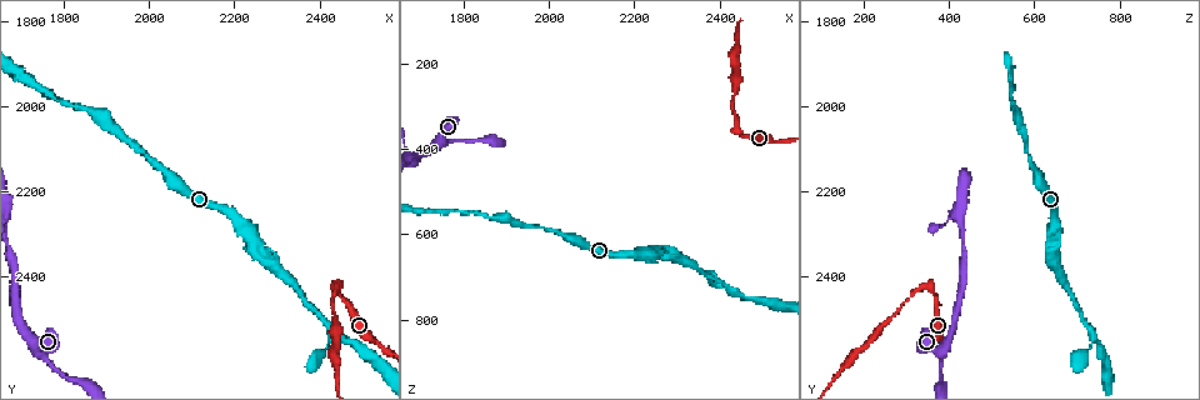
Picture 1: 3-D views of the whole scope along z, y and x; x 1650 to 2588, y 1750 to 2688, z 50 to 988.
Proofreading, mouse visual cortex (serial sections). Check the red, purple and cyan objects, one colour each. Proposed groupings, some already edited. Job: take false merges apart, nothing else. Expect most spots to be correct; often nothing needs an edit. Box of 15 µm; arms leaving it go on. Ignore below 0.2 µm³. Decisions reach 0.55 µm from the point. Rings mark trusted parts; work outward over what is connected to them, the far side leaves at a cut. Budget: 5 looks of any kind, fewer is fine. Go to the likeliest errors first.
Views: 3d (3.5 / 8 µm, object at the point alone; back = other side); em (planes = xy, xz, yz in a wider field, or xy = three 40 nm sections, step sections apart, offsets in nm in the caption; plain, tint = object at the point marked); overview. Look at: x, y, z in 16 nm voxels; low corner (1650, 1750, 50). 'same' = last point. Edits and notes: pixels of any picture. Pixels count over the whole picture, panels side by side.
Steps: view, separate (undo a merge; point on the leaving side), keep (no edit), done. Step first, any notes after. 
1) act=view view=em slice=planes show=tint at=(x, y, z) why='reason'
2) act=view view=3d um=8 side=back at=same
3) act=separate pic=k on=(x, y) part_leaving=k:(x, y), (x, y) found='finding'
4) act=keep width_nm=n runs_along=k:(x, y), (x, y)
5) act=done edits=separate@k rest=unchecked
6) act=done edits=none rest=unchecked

act=view view=3d um=3.5 at=(2435, 2530, 740) why='arms part here'

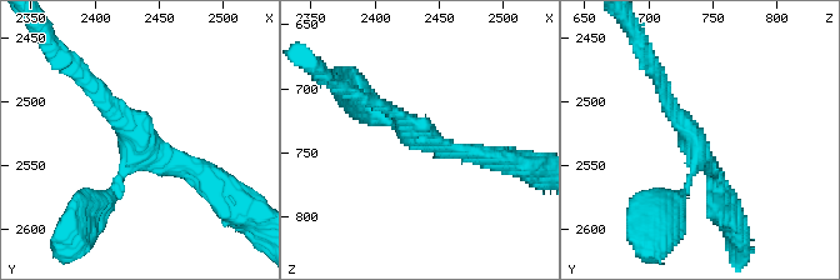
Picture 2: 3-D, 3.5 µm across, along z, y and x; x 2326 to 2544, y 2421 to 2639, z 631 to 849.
act=view view=em slice=xy step=1 show=tint at=(2436, 2534, 734)

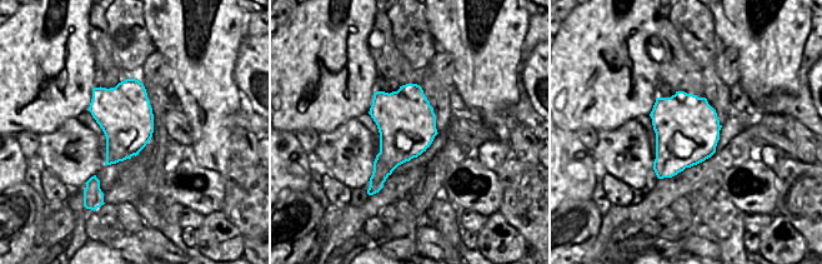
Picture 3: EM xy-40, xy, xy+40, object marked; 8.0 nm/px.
act=keep runs_along=2:(89, 84), (158, 164), (208, 180) found='all the same cell'

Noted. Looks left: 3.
act=view view=3d um=3.5 at=(2455, 2445, 375)

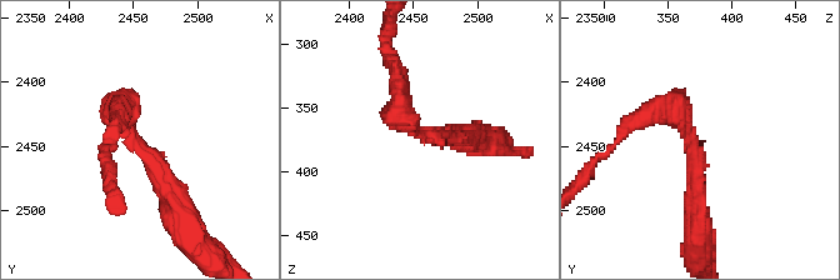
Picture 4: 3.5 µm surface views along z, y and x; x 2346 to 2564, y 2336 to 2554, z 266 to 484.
act=view view=em slice=xy step=3 show=tint at=(2454, 2444, 370) arm_widths_nm=250,250

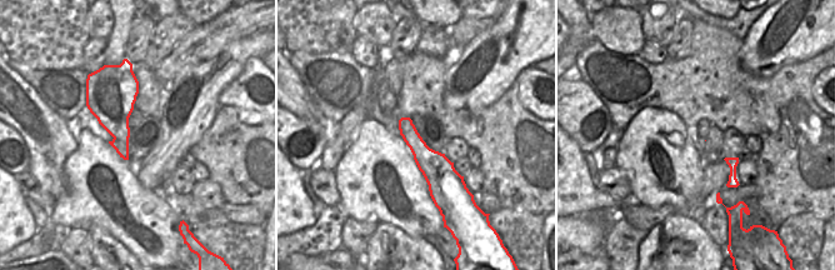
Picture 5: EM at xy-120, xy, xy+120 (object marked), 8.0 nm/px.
act=keep runs_along=4:(179, 211), (121, 108), (118, 120) found='all the same cell'

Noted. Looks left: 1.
act=done edits=none rest=unchecked

